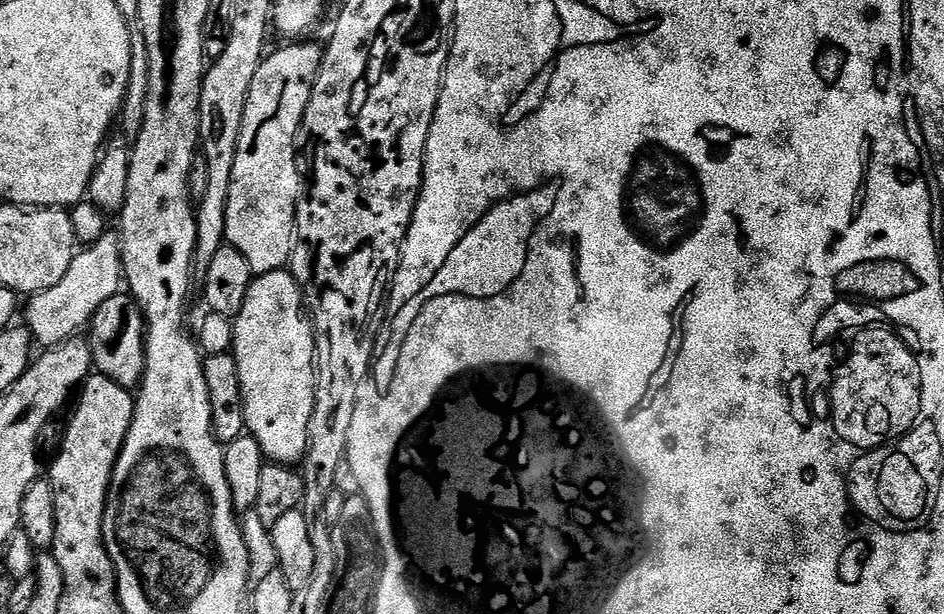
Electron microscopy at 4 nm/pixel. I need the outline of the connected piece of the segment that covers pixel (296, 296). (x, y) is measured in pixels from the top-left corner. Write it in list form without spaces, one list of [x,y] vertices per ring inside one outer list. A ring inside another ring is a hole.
[[[291,271],[257,275],[246,294],[246,302],[242,302],[242,310],[234,318],[232,329],[231,353],[238,366],[238,382],[242,382],[247,435],[254,437],[269,461],[277,465],[299,465],[308,449],[308,427],[316,401],[316,338],[302,303],[302,289]]]

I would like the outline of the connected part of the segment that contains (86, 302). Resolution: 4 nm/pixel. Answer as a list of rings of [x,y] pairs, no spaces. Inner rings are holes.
[[[105,234],[98,242],[81,247],[70,262],[70,270],[50,290],[42,290],[27,301],[28,321],[26,327],[32,333],[35,343],[45,349],[65,344],[77,335],[79,328],[87,329],[92,315],[110,298],[121,295],[124,279],[124,263],[120,260],[120,238],[116,234]]]

